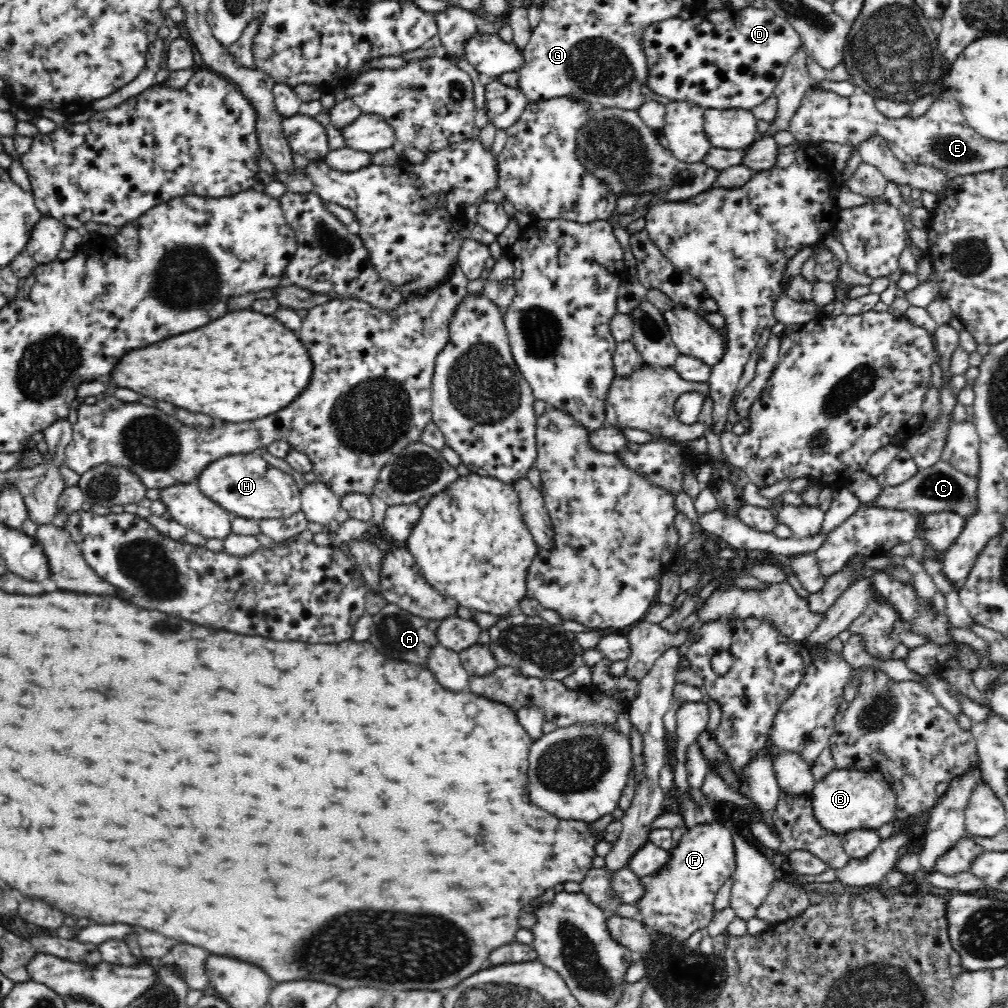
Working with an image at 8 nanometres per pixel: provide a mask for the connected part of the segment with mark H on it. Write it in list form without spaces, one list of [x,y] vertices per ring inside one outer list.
[[[255,451],[214,460],[202,470],[195,482],[204,495],[233,516],[256,520],[290,518],[301,510],[301,491],[294,478],[280,469],[270,467]]]

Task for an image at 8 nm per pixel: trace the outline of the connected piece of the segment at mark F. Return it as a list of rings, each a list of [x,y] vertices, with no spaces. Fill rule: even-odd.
[[[717,809],[714,822],[699,822],[698,825],[685,830],[678,846],[670,849],[670,858],[666,866],[658,870],[658,874],[640,877],[646,892],[634,903],[639,909],[639,920],[650,931],[660,932],[685,944],[694,932],[707,928],[710,924],[714,915],[715,896],[736,868],[732,831],[730,827],[726,827],[719,813]]]

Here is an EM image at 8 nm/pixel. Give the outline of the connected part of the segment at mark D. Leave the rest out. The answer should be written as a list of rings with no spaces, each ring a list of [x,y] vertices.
[[[727,6],[722,11],[710,11],[704,20],[695,17],[682,20],[670,18],[646,28],[642,38],[646,50],[648,80],[646,88],[670,99],[670,102],[690,102],[703,110],[752,110],[774,94],[777,82],[783,75],[790,57],[803,47],[801,37],[792,23],[778,17],[772,10],[747,7],[734,10]]]

